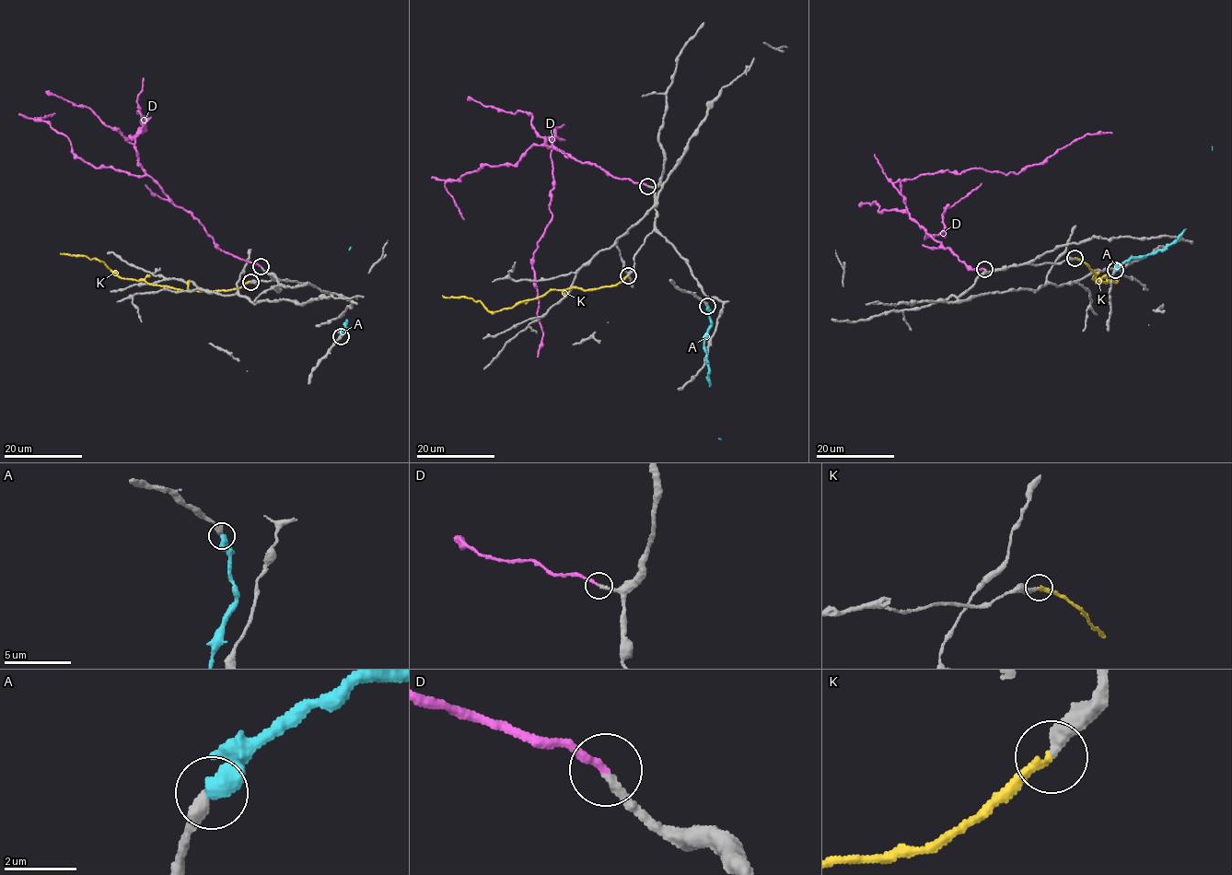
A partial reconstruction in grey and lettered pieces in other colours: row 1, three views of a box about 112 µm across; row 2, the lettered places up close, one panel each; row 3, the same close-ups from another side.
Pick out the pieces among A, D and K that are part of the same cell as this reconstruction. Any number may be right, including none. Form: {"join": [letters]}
{"join": ["A", "D"]}

